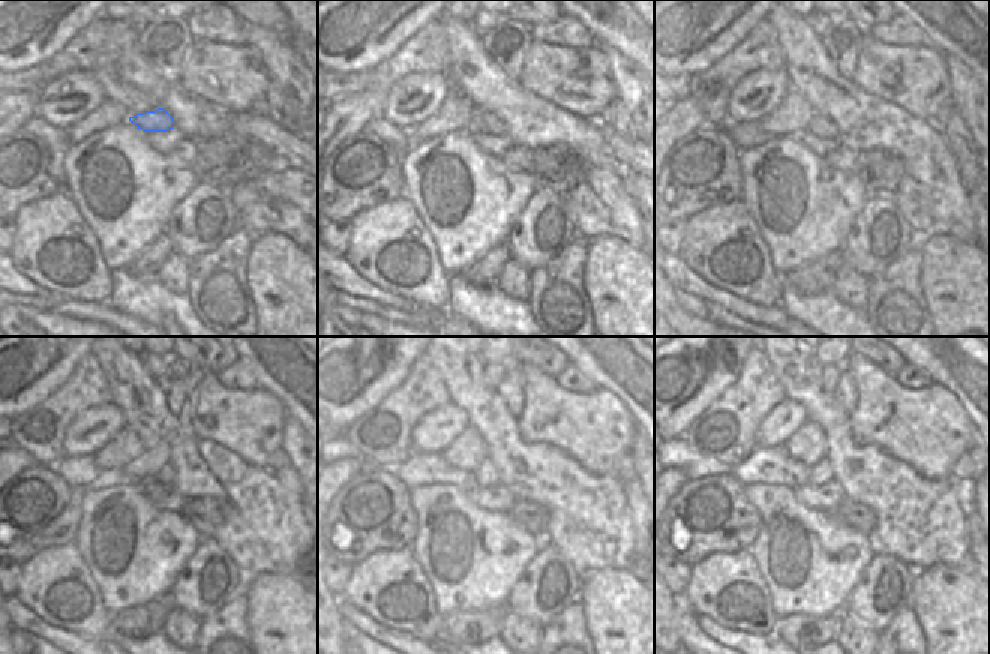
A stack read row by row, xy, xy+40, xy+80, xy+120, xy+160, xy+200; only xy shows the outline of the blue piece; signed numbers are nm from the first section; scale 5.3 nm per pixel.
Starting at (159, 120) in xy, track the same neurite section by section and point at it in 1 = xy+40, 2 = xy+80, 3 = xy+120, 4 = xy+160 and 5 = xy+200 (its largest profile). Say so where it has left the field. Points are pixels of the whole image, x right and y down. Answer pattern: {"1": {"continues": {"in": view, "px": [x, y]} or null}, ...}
{"1": {"continues": {"in": "xy+40", "px": [483, 122]}}, "2": {"continues": {"in": "xy+80", "px": [821, 126]}}, "3": {"continues": {"in": "xy+120", "px": [152, 465]}}, "4": {"continues": {"in": "xy+160", "px": [485, 474]}}, "5": {"continues": {"in": "xy+200", "px": [821, 473]}}}

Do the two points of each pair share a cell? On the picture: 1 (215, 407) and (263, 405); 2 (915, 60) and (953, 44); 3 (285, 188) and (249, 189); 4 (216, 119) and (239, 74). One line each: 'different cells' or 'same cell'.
1: same cell
2: different cells
3: same cell
4: different cells

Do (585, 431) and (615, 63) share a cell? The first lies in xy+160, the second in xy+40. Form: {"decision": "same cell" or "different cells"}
{"decision": "different cells"}

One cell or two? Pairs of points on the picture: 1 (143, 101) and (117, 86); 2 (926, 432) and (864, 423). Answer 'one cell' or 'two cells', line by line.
1: one cell
2: one cell

